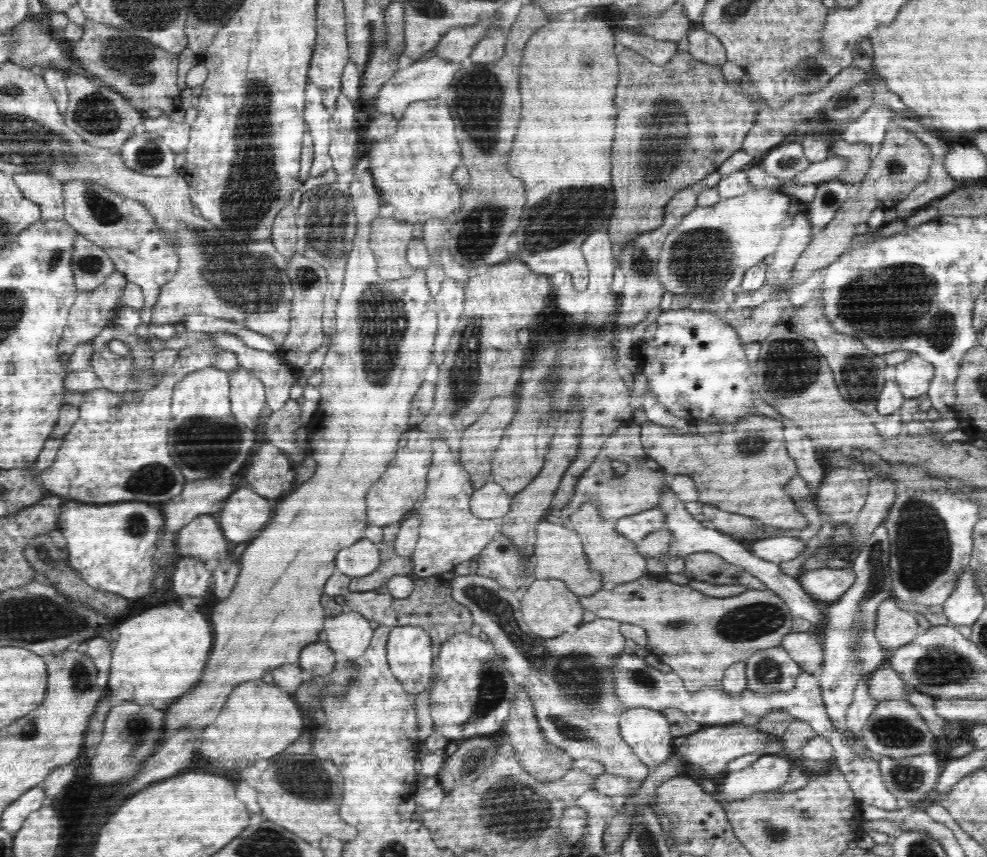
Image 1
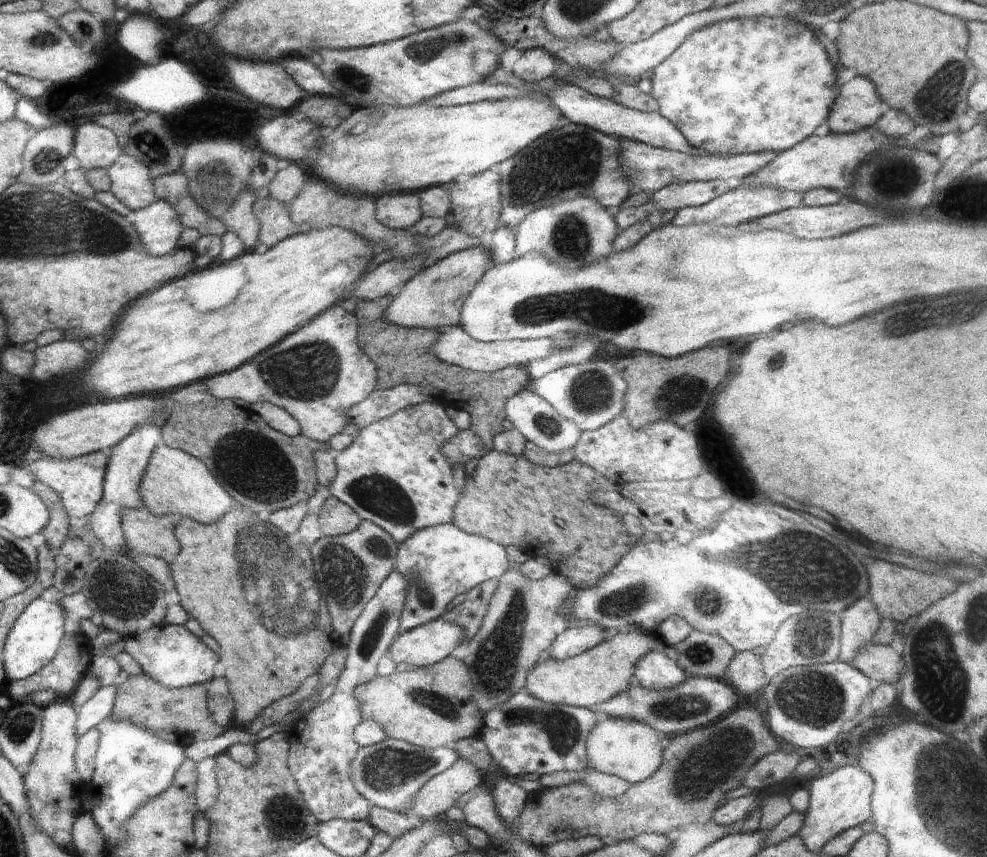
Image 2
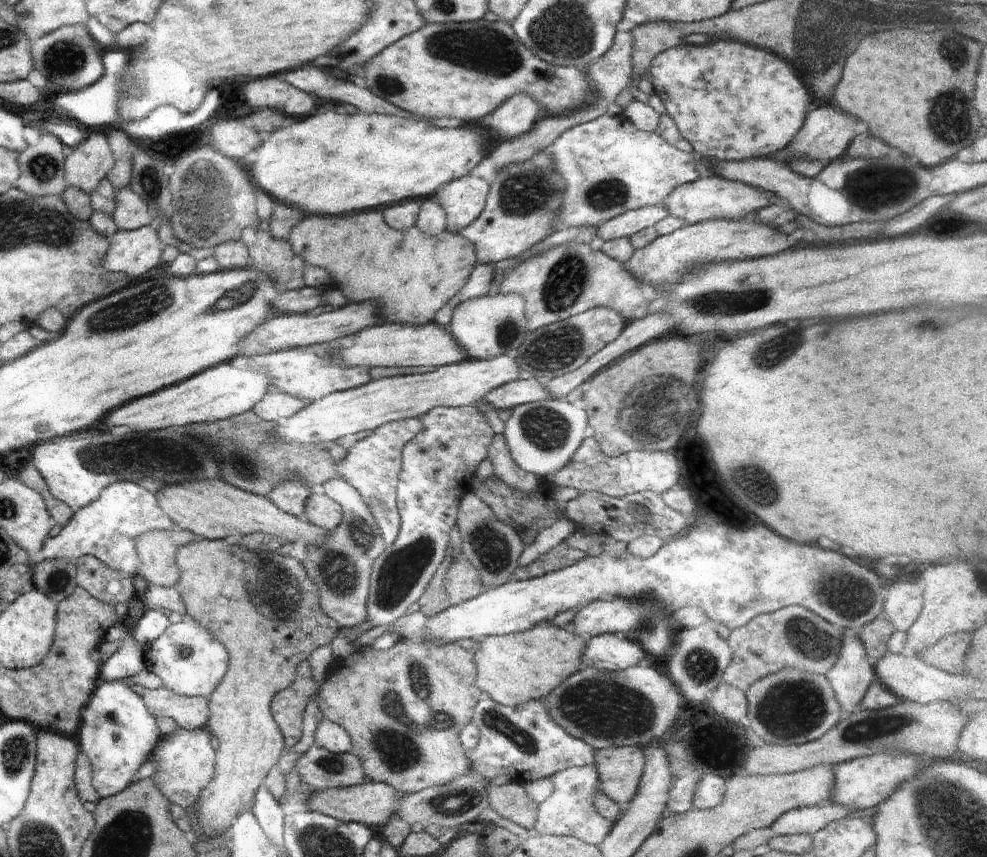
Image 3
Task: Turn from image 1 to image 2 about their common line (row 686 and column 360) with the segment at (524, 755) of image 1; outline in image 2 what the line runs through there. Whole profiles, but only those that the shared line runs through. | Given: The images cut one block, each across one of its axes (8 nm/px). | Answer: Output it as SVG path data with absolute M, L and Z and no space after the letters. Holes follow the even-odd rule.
M332 496L327 498L318 517L322 524L322 531L326 535L352 532L358 528L362 519L357 512L354 512L353 508Z

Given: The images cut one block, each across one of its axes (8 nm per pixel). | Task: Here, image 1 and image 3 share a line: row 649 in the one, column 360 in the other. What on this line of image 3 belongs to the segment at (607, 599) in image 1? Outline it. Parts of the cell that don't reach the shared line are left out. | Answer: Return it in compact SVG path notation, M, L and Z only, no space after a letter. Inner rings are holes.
M399 638L388 650L366 645L356 648L348 658L334 657L316 702L324 717L348 732L352 740L349 752L360 760L368 780L390 784L390 788L405 794L424 790L428 786L444 786L456 776L471 770L460 734L472 720L474 708L482 695L482 690L476 688L474 657L474 651L459 645L428 646L422 640Z

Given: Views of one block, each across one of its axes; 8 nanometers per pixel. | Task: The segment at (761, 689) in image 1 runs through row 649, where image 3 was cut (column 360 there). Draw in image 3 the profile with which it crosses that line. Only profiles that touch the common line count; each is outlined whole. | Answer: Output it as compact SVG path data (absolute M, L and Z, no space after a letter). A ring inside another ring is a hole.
M313 746L298 757L295 765L301 775L301 782L310 784L318 792L372 782L366 778L360 760L349 751L334 754L326 748Z

